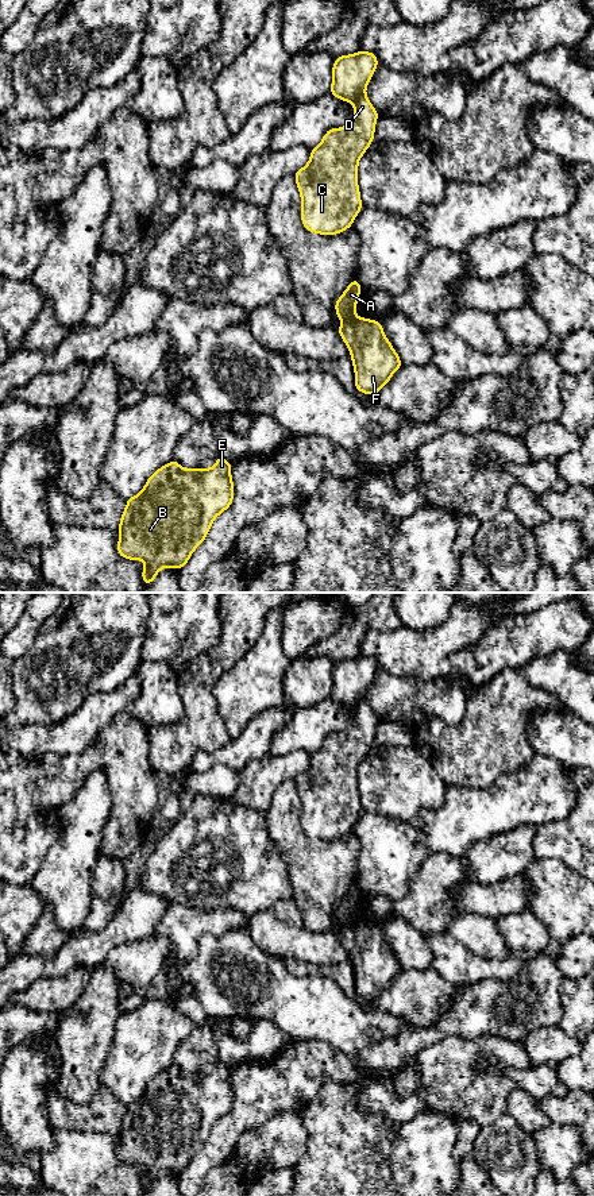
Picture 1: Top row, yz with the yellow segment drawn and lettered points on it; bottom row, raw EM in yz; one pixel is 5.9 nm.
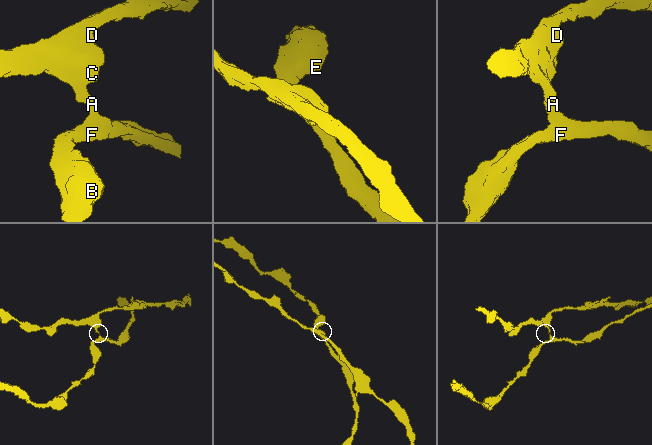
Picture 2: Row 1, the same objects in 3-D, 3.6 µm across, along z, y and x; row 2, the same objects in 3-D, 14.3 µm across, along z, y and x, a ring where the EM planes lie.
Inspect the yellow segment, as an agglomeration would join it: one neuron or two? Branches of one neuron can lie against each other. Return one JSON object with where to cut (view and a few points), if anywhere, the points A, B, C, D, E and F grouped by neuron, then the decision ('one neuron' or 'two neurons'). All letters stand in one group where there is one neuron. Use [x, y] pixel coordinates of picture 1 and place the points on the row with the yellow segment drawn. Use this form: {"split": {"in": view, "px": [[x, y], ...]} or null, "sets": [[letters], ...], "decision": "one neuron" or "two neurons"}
{"split": {"in": "yz", "px": [[355, 316], [342, 321]]}, "sets": [["A", "C", "D"], ["B", "E", "F"]], "decision": "two neurons"}

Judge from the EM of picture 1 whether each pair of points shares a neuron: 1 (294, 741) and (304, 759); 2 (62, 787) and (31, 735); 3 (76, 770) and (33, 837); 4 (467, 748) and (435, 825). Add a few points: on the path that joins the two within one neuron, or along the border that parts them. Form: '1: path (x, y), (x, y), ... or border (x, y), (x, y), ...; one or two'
1: border (311, 752), (292, 751), (281, 755), (269, 755); two
2: border (14, 751), (31, 760), (45, 755), (74, 755); two
3: path (58, 782), (33, 807), (33, 820); one
4: border (447, 786), (482, 789); two

